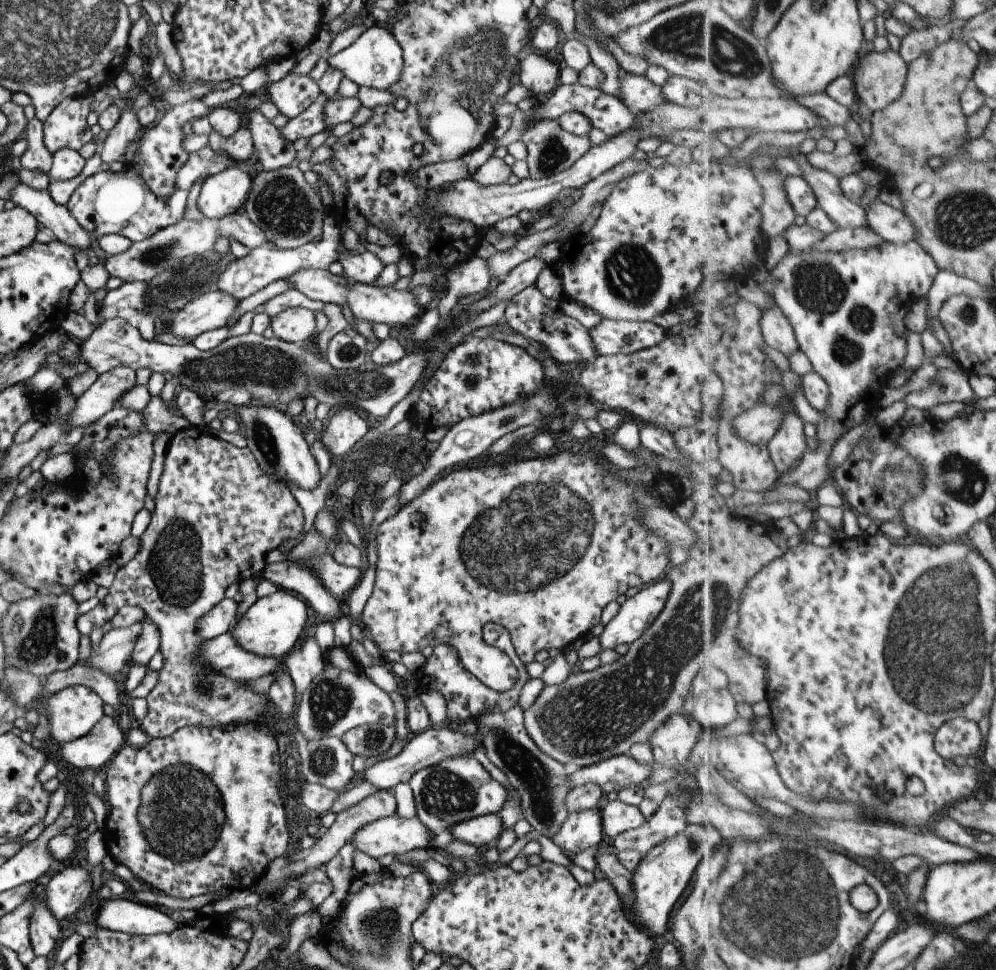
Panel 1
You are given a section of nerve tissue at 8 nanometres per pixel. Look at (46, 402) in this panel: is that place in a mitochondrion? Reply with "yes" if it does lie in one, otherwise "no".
no

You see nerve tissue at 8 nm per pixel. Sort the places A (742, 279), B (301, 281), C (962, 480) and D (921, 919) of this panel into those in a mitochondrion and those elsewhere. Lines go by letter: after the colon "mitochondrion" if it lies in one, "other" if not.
A: other
B: other
C: mitochondrion
D: other

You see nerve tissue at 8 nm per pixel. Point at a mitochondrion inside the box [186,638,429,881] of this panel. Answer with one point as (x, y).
(330, 699)

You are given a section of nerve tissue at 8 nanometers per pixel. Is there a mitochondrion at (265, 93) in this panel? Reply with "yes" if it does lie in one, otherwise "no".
no

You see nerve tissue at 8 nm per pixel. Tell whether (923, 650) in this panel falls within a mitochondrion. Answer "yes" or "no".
yes

